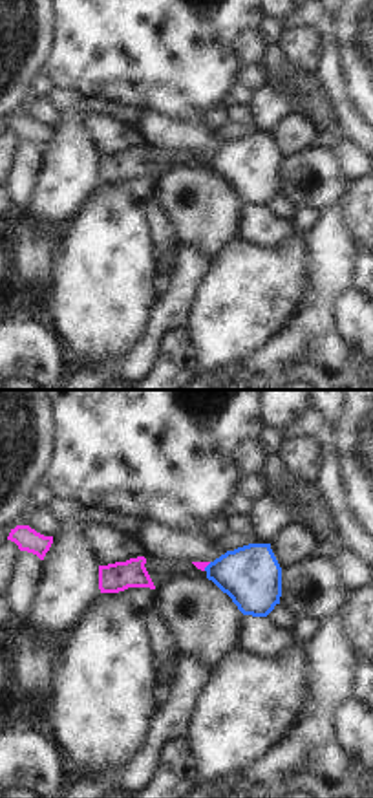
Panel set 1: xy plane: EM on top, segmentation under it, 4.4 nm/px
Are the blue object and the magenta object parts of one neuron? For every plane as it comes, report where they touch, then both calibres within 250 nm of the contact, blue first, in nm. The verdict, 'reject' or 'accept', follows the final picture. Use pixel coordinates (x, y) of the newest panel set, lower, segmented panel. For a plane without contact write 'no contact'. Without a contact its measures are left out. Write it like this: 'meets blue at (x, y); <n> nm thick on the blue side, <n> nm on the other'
meets blue at (207, 566); 260 nm thick on the blue side, 40 nm on the other

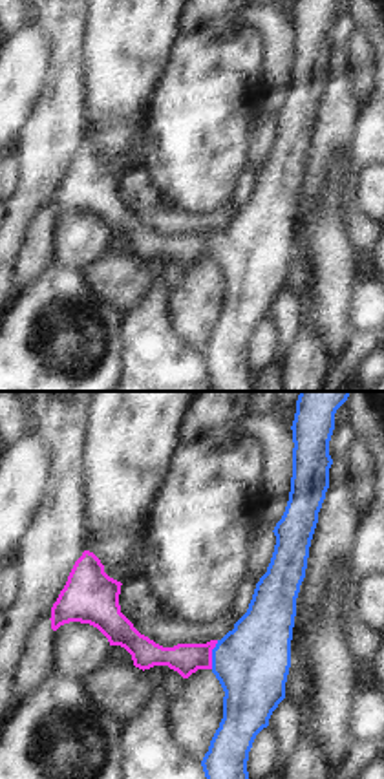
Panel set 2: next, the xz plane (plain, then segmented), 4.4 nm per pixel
meets blue at (213, 655); 320 nm thick on the blue side, 140 nm on the other

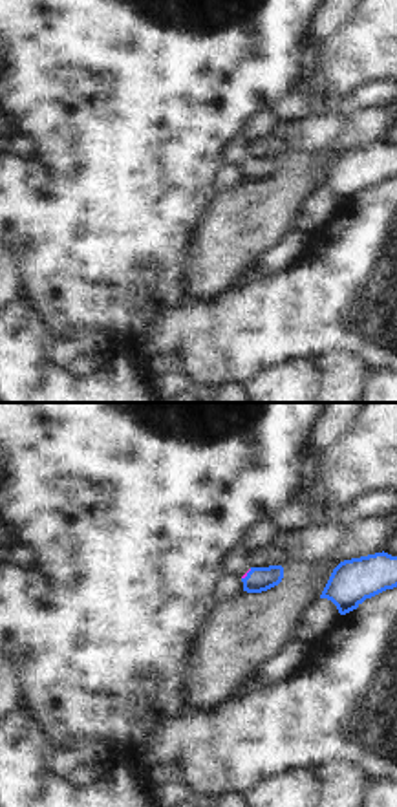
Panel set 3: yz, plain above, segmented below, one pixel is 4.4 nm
meets blue at (247, 575); 110 nm thick on the blue side, 20 nm on the other

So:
accept

